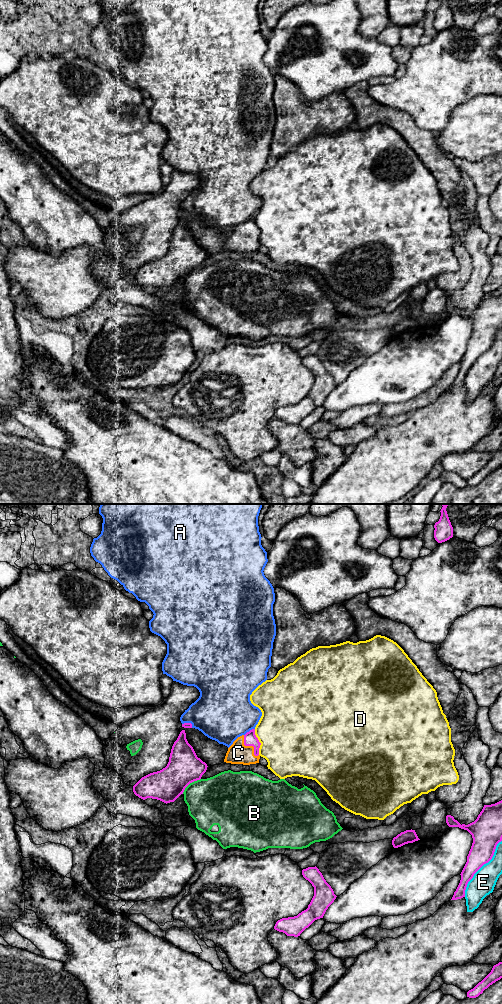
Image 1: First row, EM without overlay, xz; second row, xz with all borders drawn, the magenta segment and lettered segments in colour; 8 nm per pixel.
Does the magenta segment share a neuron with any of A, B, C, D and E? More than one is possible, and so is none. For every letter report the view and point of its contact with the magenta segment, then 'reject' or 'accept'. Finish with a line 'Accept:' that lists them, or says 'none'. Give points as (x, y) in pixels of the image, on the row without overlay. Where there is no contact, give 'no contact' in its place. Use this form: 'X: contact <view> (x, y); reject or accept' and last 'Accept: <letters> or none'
A: contact xz (250, 218); reject
B: contact xz (190, 270); reject
C: contact xz (249, 233); accept
D: contact xz (259, 230); reject
E: contact xz (480, 355); reject
Accept: C

